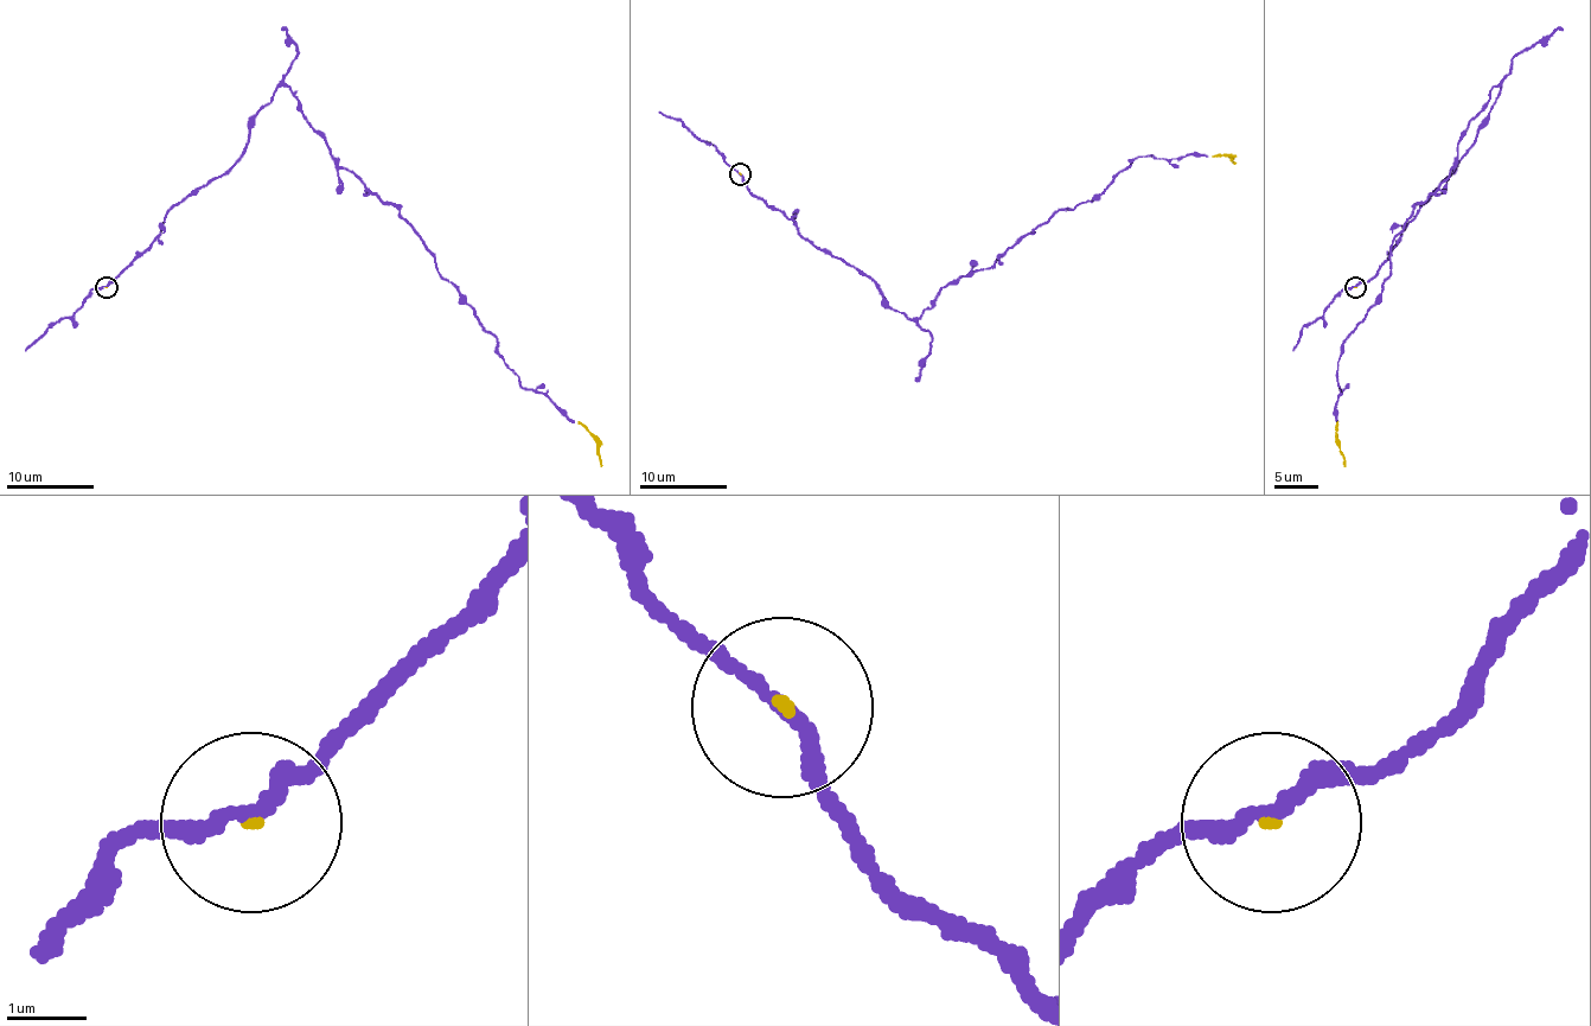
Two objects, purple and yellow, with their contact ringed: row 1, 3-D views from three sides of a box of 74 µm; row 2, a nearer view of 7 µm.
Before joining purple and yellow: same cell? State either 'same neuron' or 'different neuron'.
same neuron

